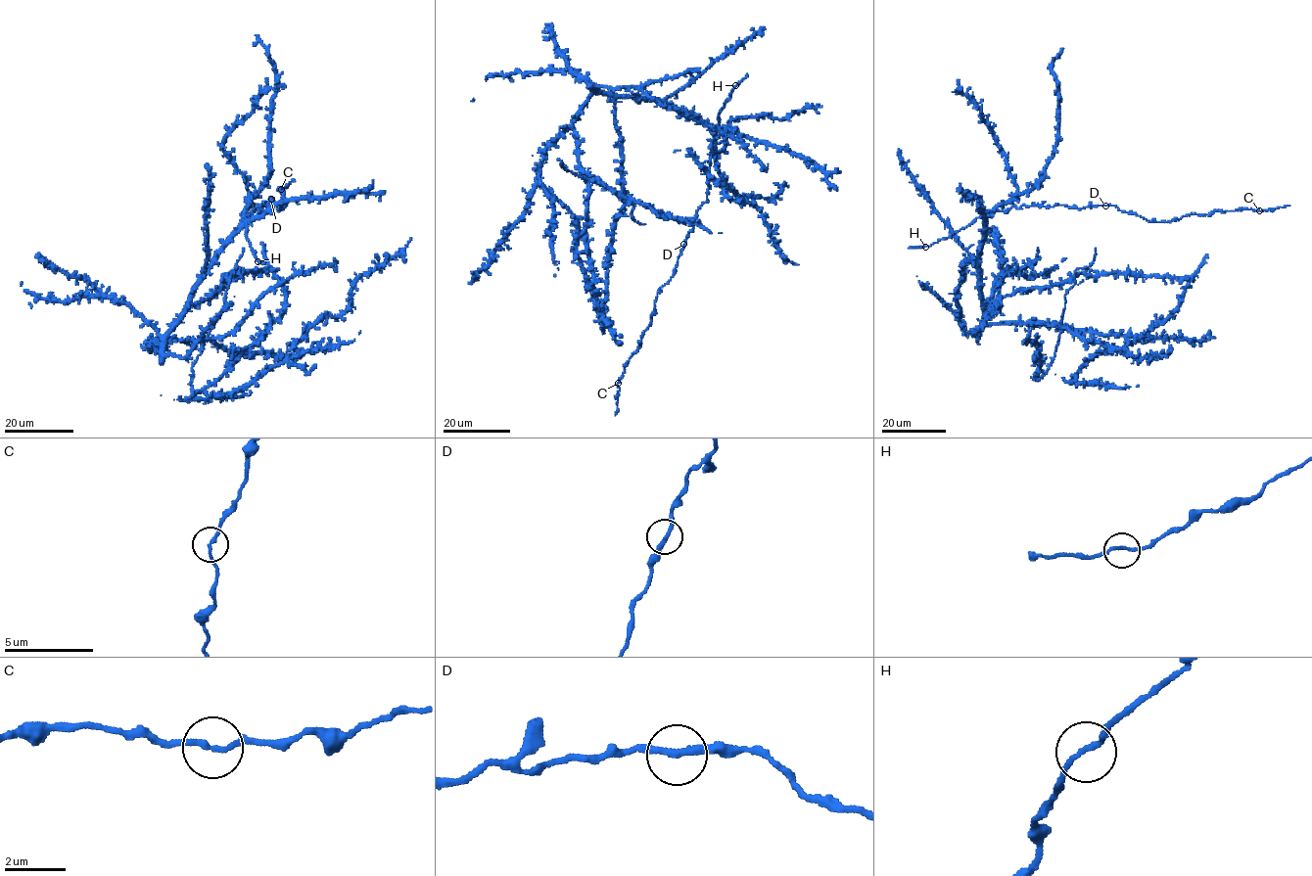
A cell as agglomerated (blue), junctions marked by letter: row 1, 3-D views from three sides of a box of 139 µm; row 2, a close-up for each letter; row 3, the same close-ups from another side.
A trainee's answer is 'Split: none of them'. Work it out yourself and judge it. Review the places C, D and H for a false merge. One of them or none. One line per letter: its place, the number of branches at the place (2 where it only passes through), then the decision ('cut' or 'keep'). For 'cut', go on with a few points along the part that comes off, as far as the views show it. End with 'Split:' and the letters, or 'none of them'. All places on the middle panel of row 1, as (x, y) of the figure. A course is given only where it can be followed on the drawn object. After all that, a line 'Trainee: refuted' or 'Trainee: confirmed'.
C: place (618, 383); branches 2; keep
D: place (683, 244); branches 2; keep
H: place (735, 85); branches 2; keep
Split: none of them
Trainee: confirmed

